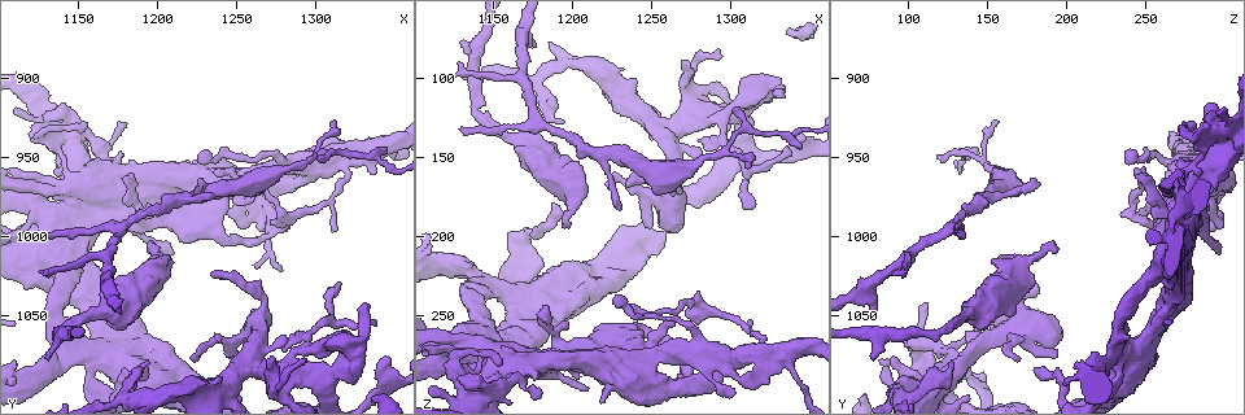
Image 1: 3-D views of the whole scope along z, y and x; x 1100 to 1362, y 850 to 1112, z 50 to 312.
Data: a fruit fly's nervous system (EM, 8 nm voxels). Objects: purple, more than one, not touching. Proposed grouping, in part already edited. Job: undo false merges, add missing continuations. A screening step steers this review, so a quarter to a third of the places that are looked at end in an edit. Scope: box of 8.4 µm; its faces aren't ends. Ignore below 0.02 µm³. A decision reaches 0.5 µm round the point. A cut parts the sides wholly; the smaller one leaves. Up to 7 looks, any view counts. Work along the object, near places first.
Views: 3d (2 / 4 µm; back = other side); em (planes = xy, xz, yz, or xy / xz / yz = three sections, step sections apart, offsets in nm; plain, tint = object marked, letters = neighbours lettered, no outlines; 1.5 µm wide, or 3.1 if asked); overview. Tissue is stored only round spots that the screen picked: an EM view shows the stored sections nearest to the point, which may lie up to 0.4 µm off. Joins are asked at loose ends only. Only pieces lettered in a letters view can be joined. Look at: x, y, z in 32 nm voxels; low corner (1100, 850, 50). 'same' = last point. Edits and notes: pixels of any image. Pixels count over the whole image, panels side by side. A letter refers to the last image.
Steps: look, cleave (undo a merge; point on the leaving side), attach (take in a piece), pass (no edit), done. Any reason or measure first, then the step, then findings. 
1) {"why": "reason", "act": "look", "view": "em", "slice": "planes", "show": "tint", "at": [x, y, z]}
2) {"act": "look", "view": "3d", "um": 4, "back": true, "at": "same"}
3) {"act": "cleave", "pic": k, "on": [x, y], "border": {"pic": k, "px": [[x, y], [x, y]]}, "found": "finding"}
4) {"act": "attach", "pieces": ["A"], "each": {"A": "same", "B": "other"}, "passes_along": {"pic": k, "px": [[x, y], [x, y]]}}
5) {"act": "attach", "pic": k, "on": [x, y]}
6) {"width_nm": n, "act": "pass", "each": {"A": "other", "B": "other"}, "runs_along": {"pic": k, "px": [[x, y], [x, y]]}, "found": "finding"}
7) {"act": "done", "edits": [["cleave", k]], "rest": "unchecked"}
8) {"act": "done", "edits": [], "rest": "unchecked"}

{"why": "calibre changes", "act": "look", "view": "em", "slice": "planes", "show": "letters", "at": [1242, 986, 260]}

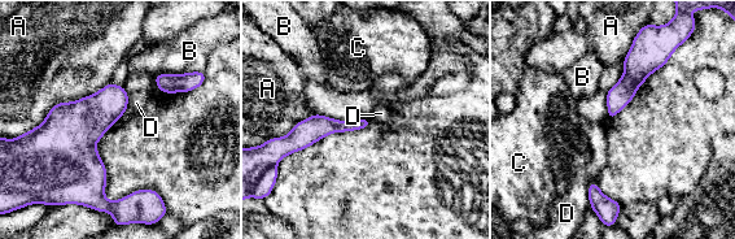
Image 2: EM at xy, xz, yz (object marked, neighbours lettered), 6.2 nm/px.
{"width_nm": 70, "longest_contact_nm": ["A", 600], "act": "pass", "each": {"A": "other", "B": "other", "C": "other", "D": "other"}, "found": "all the same cell"}

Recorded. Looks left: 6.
{"why": "free end", "act": "look", "view": "em", "slice": "planes", "show": "letters", "at": [1130, 998, 132]}

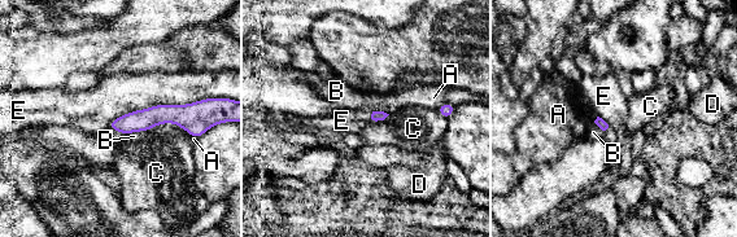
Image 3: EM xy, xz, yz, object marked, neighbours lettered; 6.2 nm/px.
{"act": "pass", "each": {"A": "other", "B": "other", "C": "other", "D": "other", "E": "other"}, "found": "none of them fits"}

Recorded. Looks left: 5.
{"why": "free end", "act": "look", "view": "3d", "um": 4, "at": [1200, 1004, 194]}

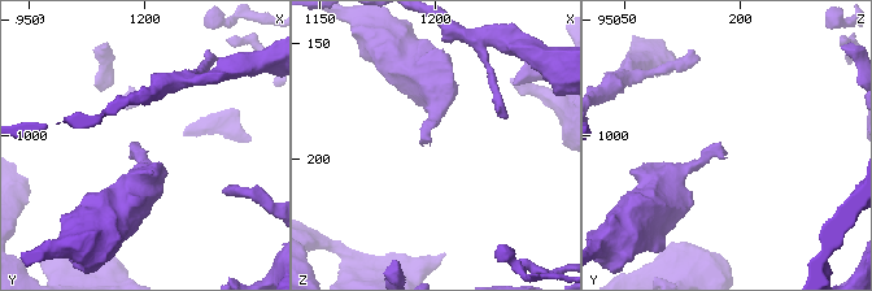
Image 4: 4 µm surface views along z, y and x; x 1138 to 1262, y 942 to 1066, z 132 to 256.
{"act": "look", "view": "em", "slice": "yz", "step": 4, "show": "letters", "at": [1199, 1006, 193]}

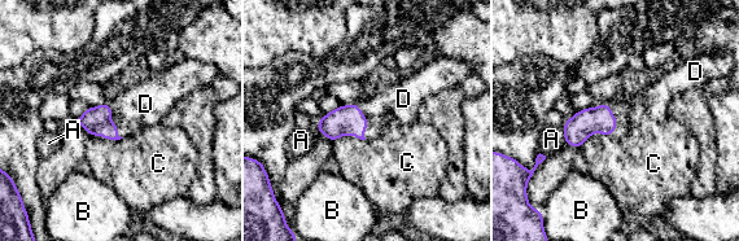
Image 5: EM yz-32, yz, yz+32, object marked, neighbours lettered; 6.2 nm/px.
{"act": "attach", "pieces": ["D"], "each": {"A": "other", "B": "other", "C": "other", "D": "same"}, "passes_along": {"pic": 5, "px": [[349, 119], [367, 121], [401, 99]]}, "found": "it goes on there"}

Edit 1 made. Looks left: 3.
{"act": "done", "edits": [["attach", 5]], "rest": "unchecked"}

